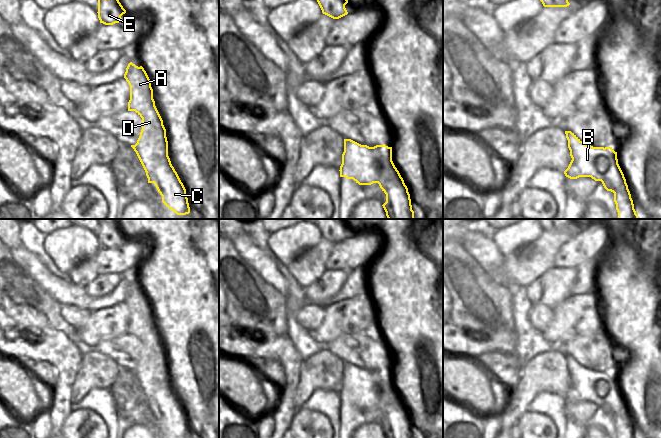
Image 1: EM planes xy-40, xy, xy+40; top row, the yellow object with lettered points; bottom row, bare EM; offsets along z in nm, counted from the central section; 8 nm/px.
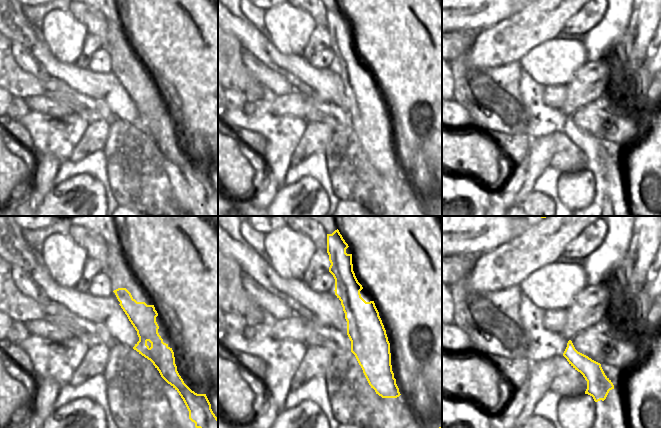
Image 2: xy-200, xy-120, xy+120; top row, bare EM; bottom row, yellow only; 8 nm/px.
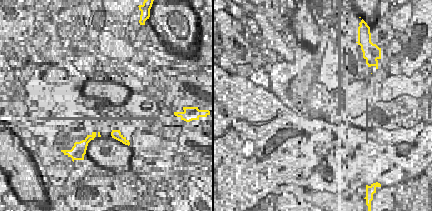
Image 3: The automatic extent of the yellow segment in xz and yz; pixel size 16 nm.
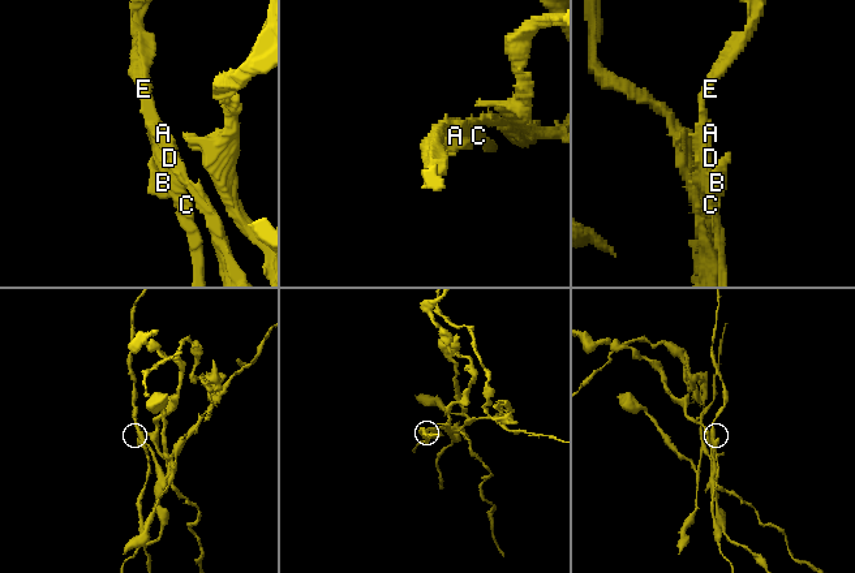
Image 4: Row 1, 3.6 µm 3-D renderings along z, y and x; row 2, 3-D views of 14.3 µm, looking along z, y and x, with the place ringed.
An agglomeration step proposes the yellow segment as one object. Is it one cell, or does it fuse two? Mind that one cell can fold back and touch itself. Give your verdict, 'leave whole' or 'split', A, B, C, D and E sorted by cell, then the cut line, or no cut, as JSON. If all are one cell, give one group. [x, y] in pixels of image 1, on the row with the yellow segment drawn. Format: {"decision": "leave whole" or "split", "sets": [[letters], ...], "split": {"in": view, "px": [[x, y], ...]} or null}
{"decision": "split", "sets": [["A", "C", "D", "E"], ["B"]], "split": {"in": "xy-40", "px": [[142, 139], [153, 148], [153, 171], [150, 174], [153, 182]]}}

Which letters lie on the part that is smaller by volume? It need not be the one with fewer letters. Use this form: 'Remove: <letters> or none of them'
Remove: A, C, D, E

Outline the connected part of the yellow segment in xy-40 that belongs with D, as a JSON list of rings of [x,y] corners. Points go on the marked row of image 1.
[[[130,62],[124,78],[130,86],[128,111],[135,111],[142,118],[142,130],[137,143],[144,141],[154,148],[153,183],[162,196],[162,202],[177,215],[190,213],[186,189],[174,168],[164,164],[168,155],[168,141],[163,120],[155,106],[150,79],[142,66]]]

